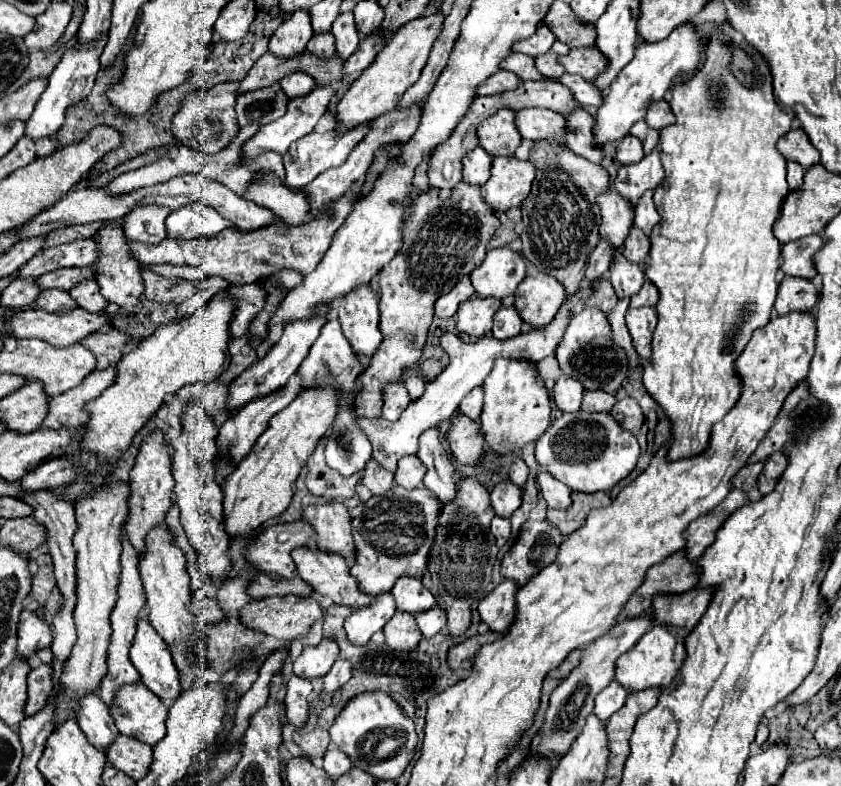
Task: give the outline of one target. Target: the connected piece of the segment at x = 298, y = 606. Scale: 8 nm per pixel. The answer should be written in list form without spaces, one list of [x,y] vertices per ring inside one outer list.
[[[268,596],[268,598],[262,598],[262,600],[252,600],[248,602],[244,608],[238,610],[240,614],[240,622],[246,626],[246,628],[252,628],[252,630],[258,630],[258,632],[264,632],[264,634],[270,634],[270,636],[276,636],[284,642],[292,642],[294,638],[300,638],[304,636],[312,622],[322,616],[322,610],[318,606],[316,600],[312,598],[300,598],[300,596]]]

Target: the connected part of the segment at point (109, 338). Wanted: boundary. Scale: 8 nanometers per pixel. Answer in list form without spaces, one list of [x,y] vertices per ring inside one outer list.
[[[110,328],[110,330],[100,330],[94,334],[88,334],[86,338],[82,338],[82,346],[88,348],[90,352],[94,352],[96,356],[96,370],[108,368],[110,364],[116,364],[118,358],[122,358],[122,350],[128,342],[128,334]]]

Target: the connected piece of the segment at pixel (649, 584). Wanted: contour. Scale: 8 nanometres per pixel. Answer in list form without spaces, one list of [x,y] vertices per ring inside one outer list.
[[[680,550],[660,564],[654,564],[640,588],[632,596],[654,596],[654,594],[684,594],[696,586],[698,570],[696,564],[690,564],[686,554]]]

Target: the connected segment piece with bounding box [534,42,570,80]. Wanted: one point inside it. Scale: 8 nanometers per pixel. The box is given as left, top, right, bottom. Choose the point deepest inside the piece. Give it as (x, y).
(547, 64)

